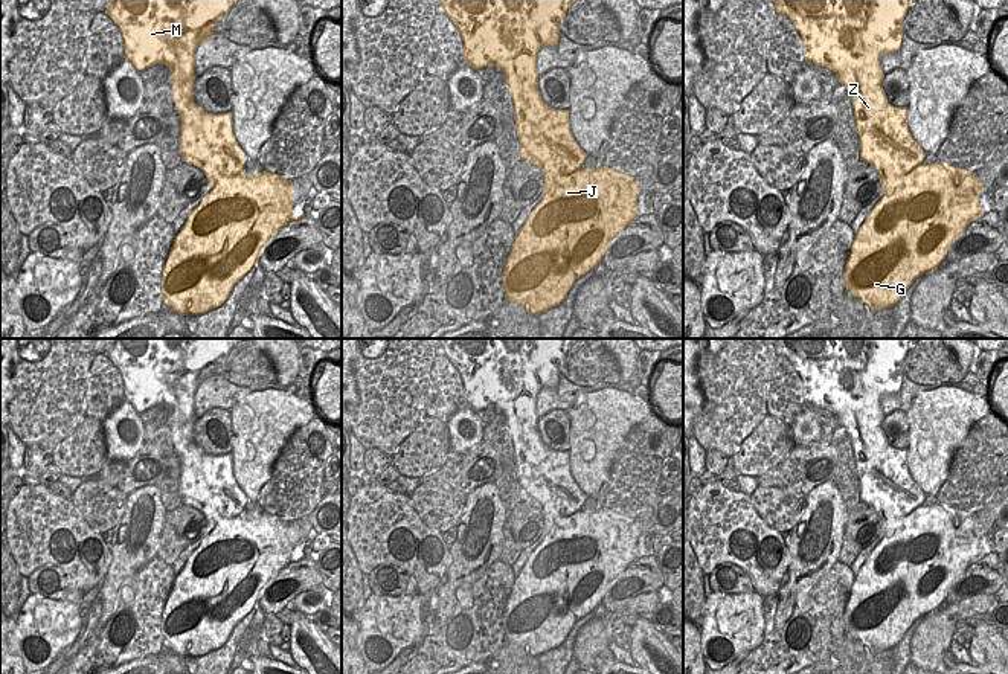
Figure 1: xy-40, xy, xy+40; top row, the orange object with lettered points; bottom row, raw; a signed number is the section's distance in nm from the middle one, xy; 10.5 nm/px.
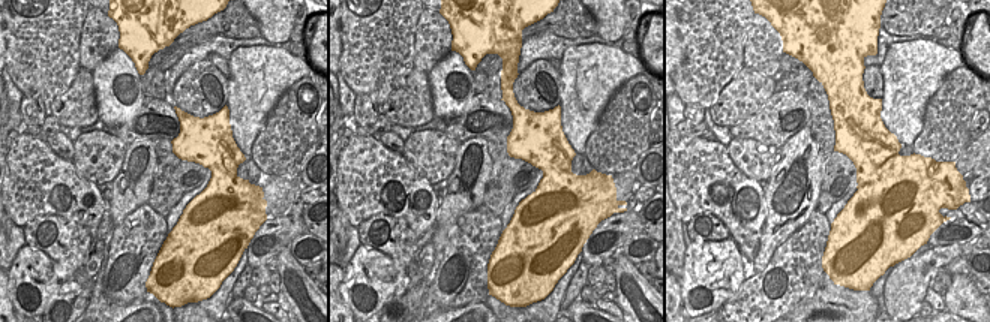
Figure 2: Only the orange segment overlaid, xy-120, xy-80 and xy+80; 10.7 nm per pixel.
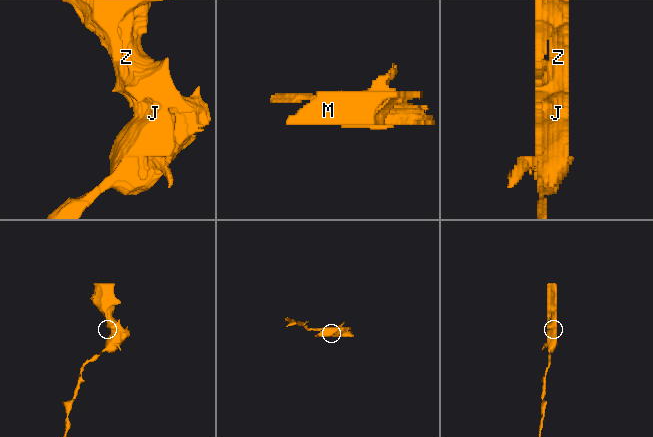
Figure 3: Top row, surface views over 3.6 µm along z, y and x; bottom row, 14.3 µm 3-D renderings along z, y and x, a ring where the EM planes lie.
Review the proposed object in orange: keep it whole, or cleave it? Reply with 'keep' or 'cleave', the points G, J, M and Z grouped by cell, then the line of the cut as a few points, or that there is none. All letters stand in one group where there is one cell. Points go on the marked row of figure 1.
cleave; G J / M Z; cut in xy+40 along (920, 163), (906, 174), (906, 179), (892, 192), (882, 194)

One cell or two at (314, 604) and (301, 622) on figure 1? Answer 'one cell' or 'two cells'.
two cells

